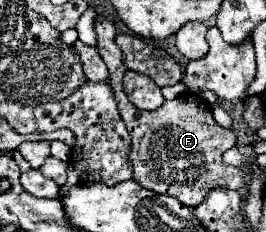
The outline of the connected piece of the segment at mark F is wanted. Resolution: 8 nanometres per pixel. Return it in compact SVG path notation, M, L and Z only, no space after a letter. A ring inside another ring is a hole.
M96 16L94 32L98 40L98 54L110 72L110 86L114 90L120 116L132 134L130 162L134 164L134 180L146 190L174 196L188 208L196 208L216 186L238 190L244 184L246 172L222 162L222 138L226 138L226 130L210 124L214 122L214 116L208 102L198 94L184 92L172 102L164 102L160 108L156 108L156 112L140 112L124 94L122 76L126 66L122 64L122 52L114 42L114 22L104 16Z

